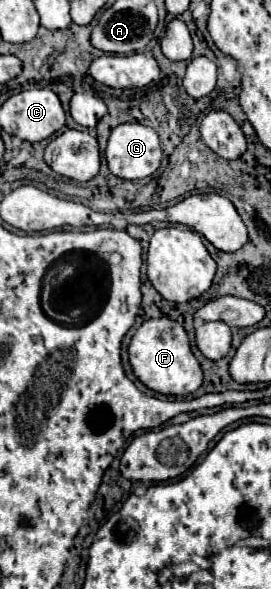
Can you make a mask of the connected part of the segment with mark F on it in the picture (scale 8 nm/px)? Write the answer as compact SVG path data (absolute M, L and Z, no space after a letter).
M159 318L159 320L147 320L143 322L137 332L131 338L131 344L127 348L129 352L129 364L133 368L133 374L151 390L165 394L165 396L185 396L195 392L203 382L203 372L197 362L197 358L191 352L189 338L181 324Z

